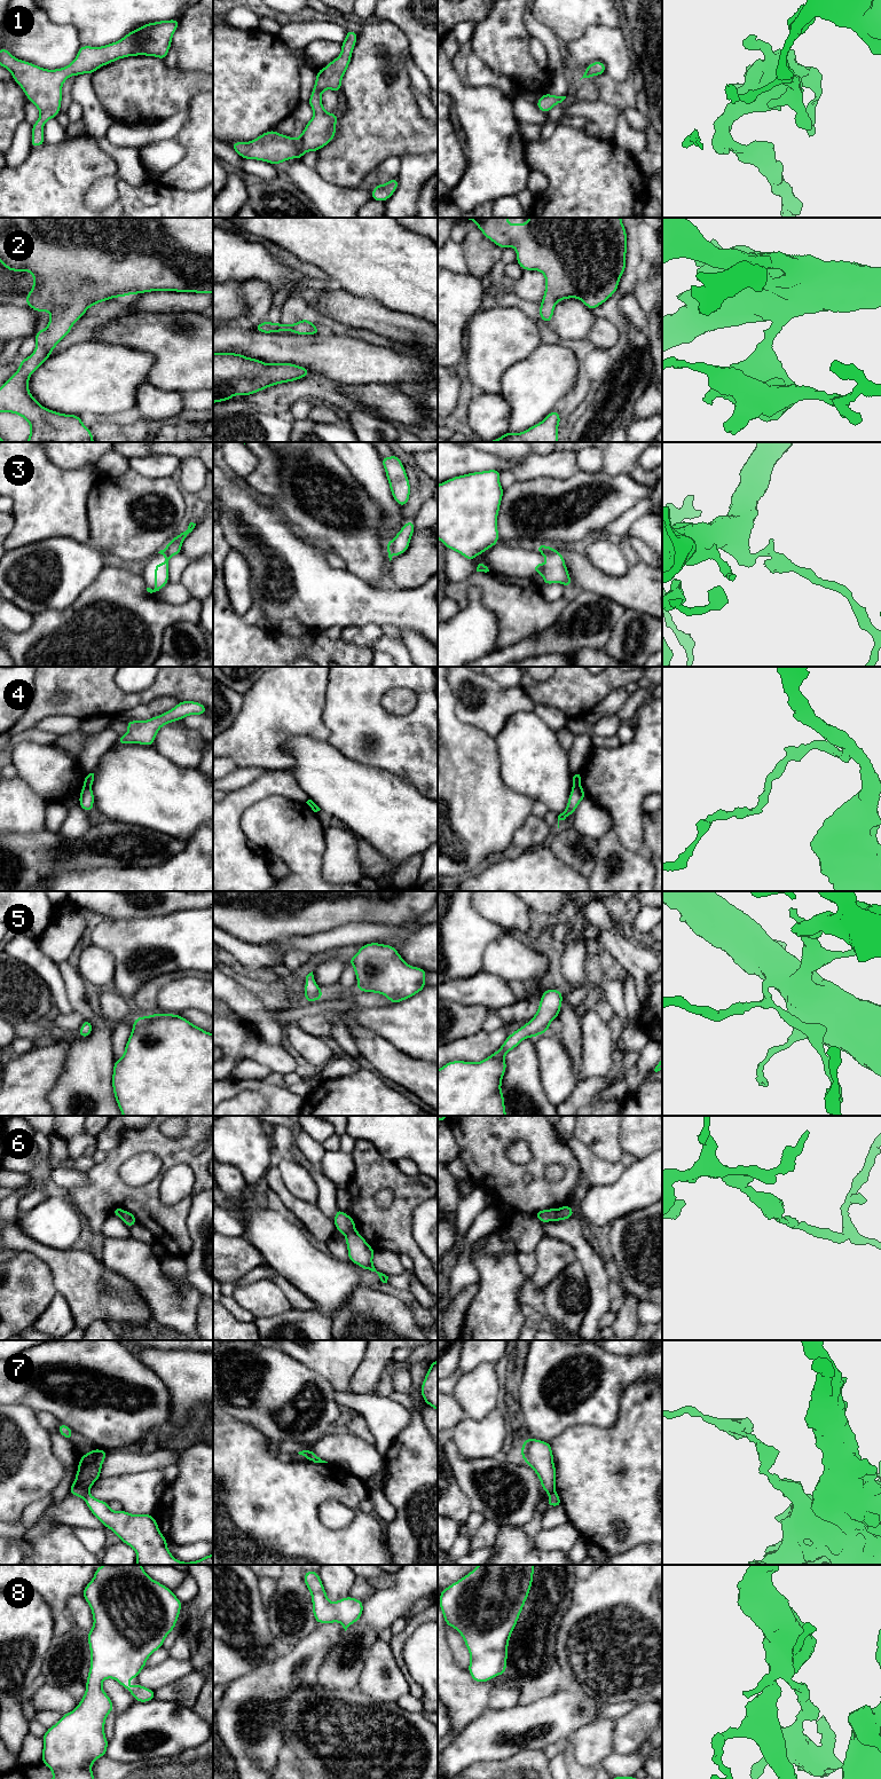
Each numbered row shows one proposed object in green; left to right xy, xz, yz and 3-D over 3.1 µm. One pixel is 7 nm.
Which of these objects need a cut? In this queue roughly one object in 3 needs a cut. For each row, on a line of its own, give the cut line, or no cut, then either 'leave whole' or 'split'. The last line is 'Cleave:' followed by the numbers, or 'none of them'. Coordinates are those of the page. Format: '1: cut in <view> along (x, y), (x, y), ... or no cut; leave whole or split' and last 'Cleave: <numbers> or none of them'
1: no cut; leave whole
2: no cut; leave whole
3: cut in yz along (550, 548), (540, 552); split
4: cut in yz along (573, 786), (580, 787); split
5: no cut; leave whole
6: cut in xz along (354, 1228), (345, 1236); split
7: cut in yz along (555, 1492), (550, 1495); split
8: no cut; leave whole
Cleave: 3, 4, 6, 7

